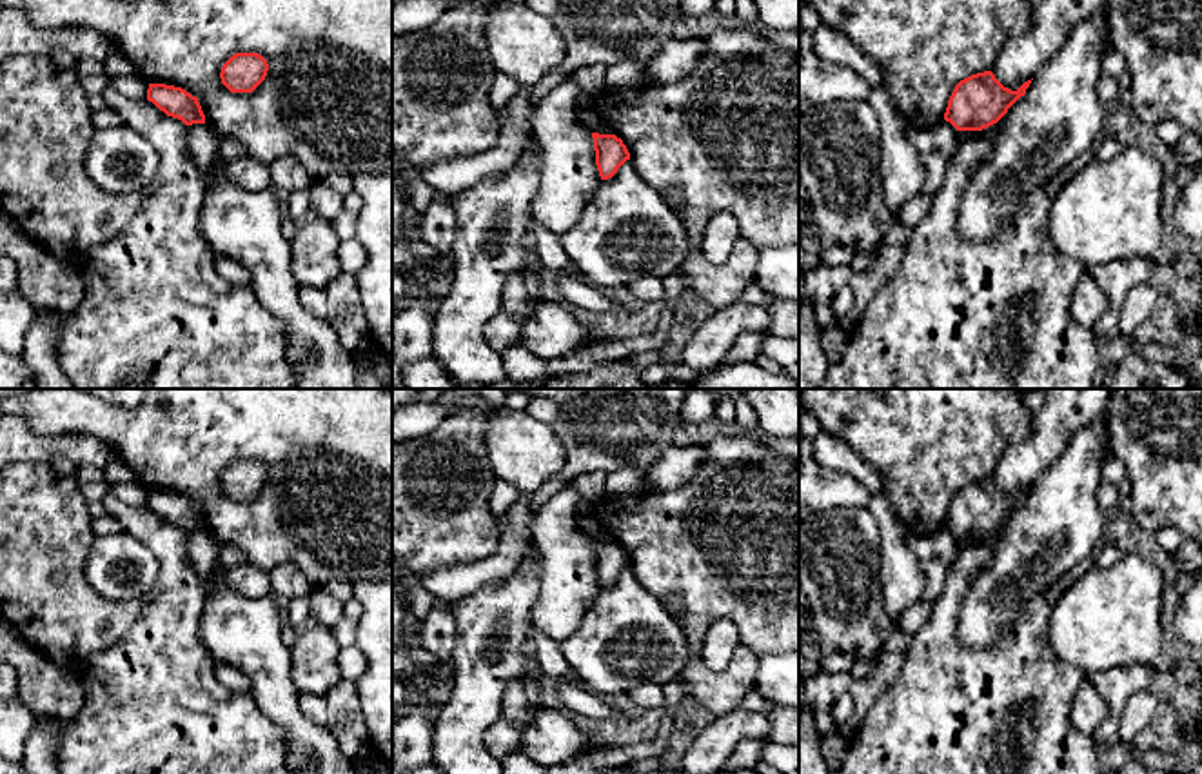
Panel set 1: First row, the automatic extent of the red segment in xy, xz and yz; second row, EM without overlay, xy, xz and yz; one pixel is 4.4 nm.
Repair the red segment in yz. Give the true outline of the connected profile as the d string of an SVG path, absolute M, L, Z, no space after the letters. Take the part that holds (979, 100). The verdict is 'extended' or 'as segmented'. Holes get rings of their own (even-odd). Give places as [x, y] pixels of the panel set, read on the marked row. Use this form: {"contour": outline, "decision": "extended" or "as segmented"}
{"contour": "M991 71L971 74L955 85L944 120L957 131L982 131L997 124L1026 94L1030 84L1031 80L1011 91Z", "decision": "as segmented"}

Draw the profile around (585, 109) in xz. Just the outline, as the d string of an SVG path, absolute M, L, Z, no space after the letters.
M581 93L576 100L576 114L581 125L585 125L590 133L599 134L614 134L606 122L603 122L594 105L594 93Z

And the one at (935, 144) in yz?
M946 120L930 127L908 127L906 134L917 147L926 169L922 194L933 198L944 184L950 162L953 158L959 131Z

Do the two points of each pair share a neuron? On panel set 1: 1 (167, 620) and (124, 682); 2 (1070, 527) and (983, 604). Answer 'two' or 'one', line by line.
1: one
2: one

